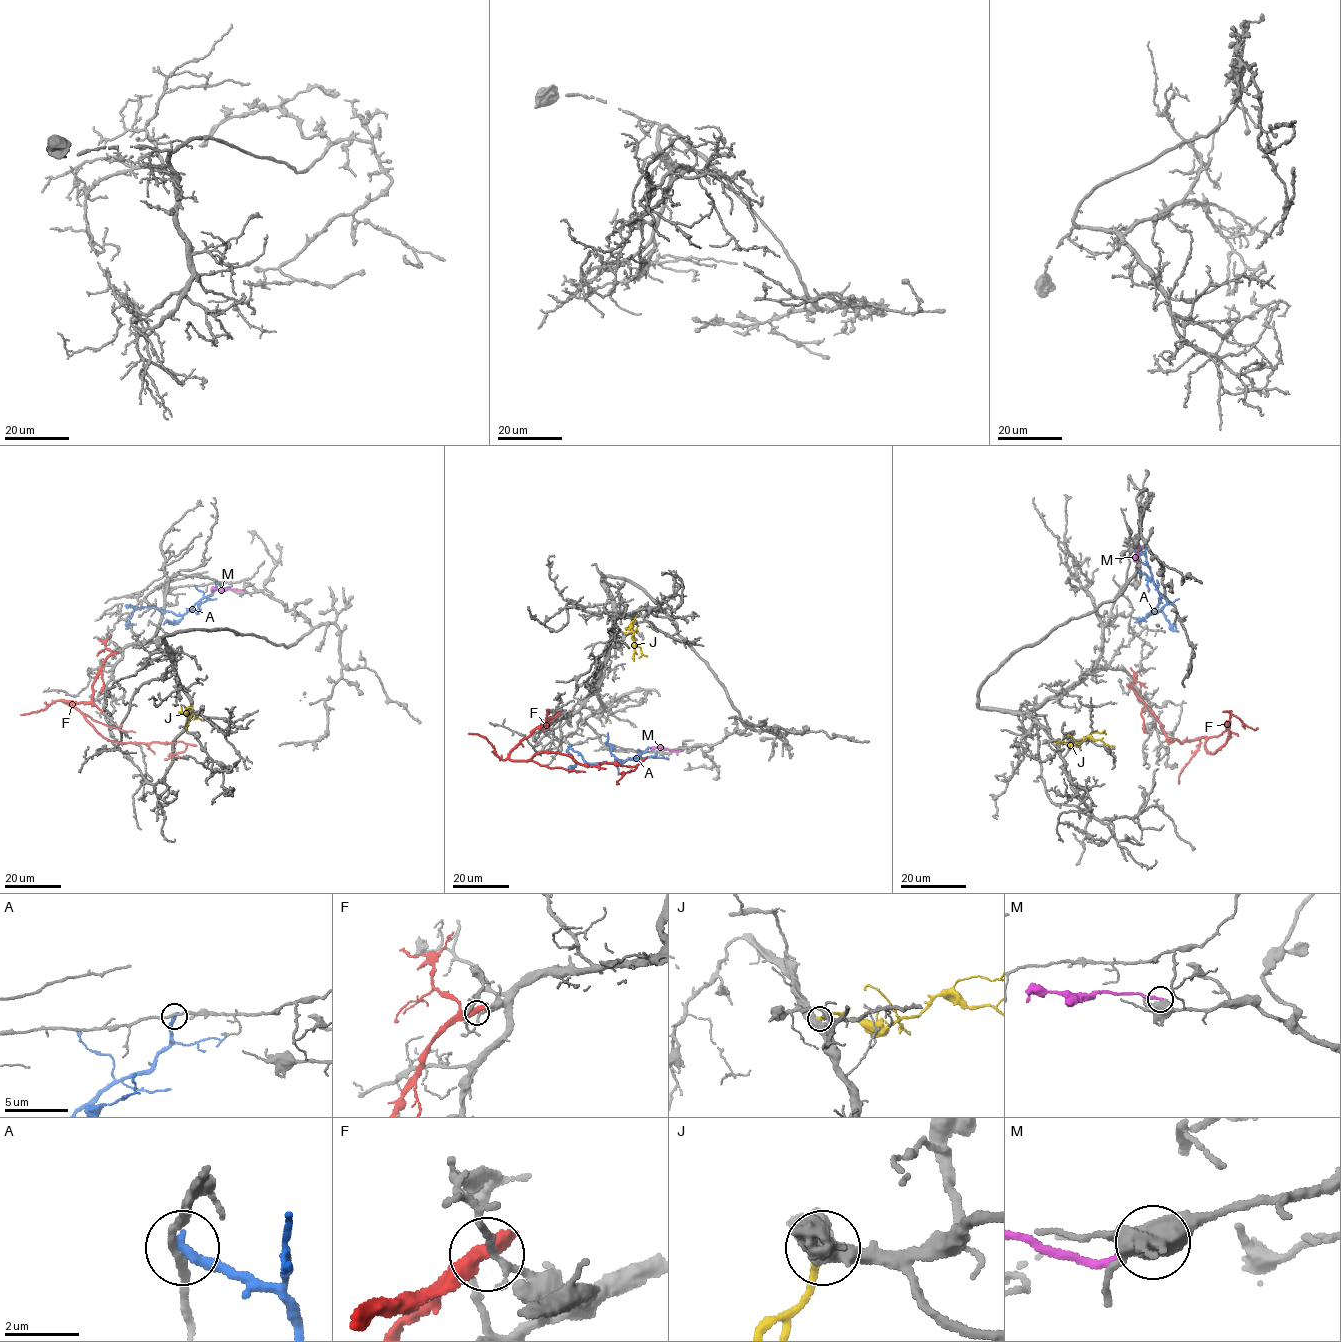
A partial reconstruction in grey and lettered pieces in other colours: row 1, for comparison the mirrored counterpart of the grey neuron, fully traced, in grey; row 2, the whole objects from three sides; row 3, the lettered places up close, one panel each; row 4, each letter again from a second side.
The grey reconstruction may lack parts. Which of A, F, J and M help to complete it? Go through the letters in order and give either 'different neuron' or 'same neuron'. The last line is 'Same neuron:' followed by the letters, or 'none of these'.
A: different neuron
F: different neuron
J: different neuron
M: different neuron
Same neuron: none of these

